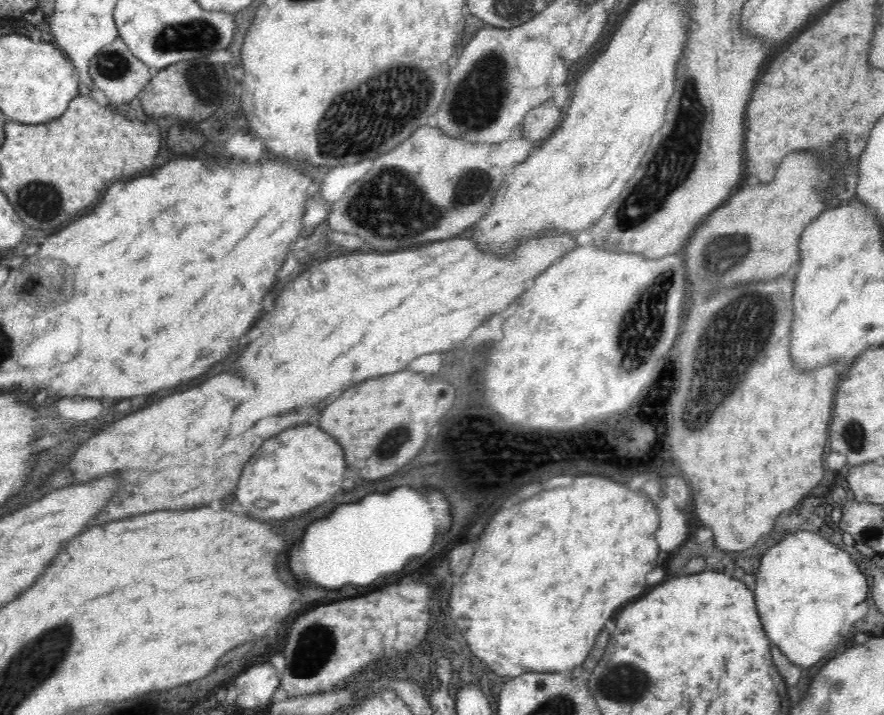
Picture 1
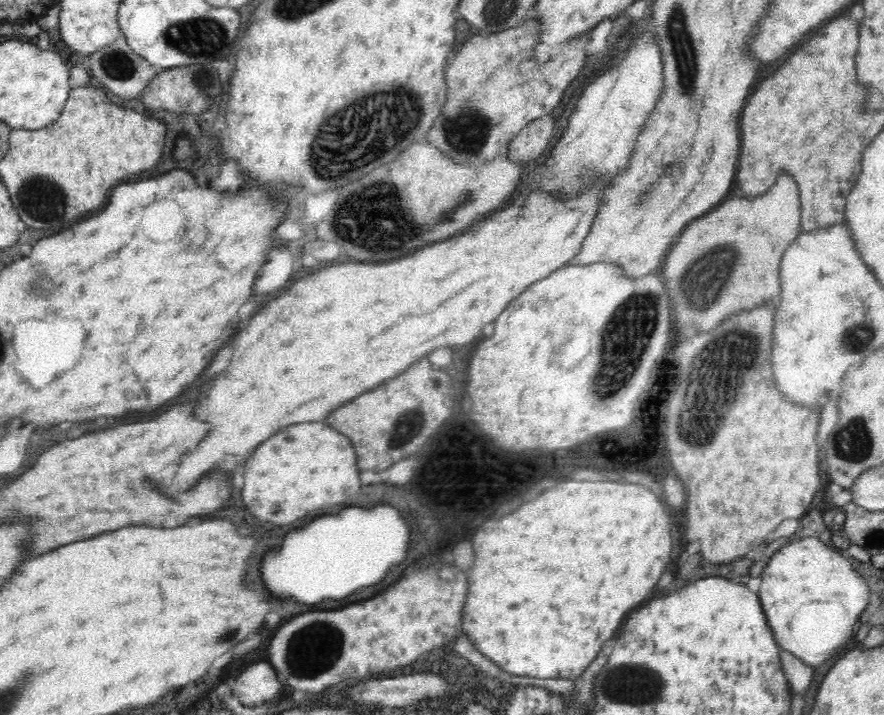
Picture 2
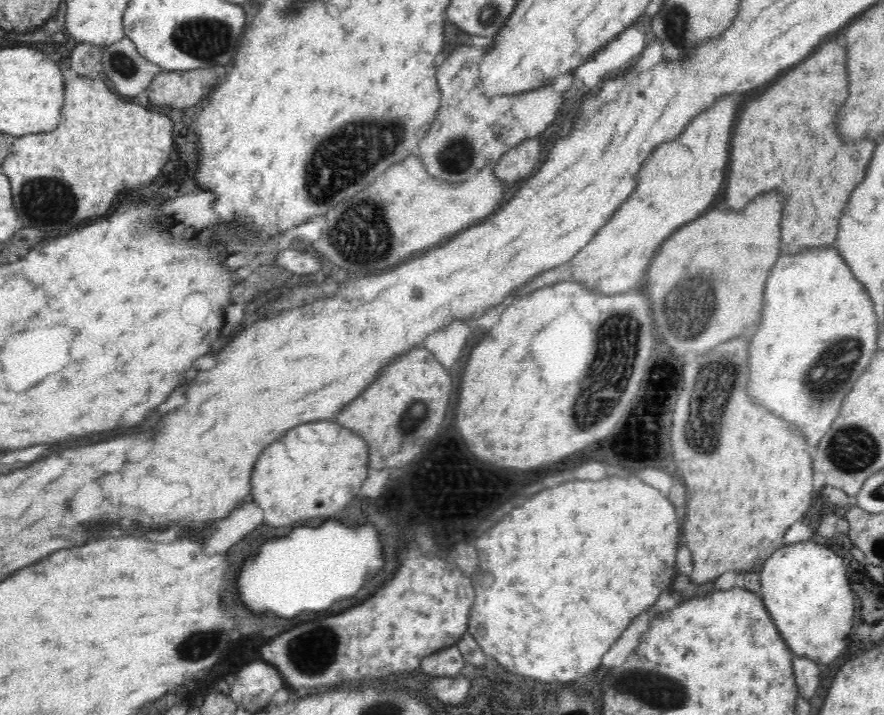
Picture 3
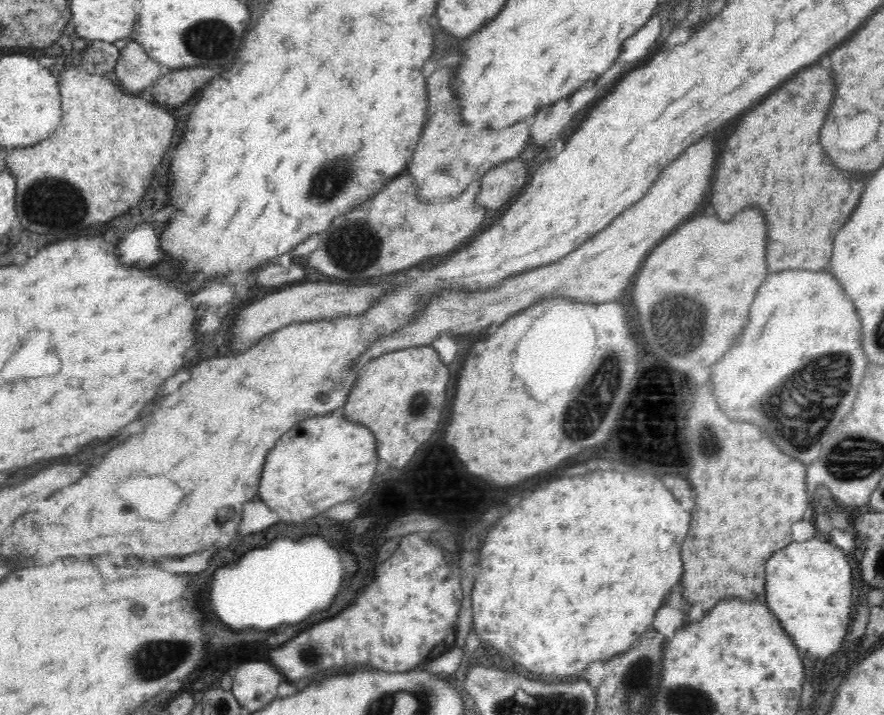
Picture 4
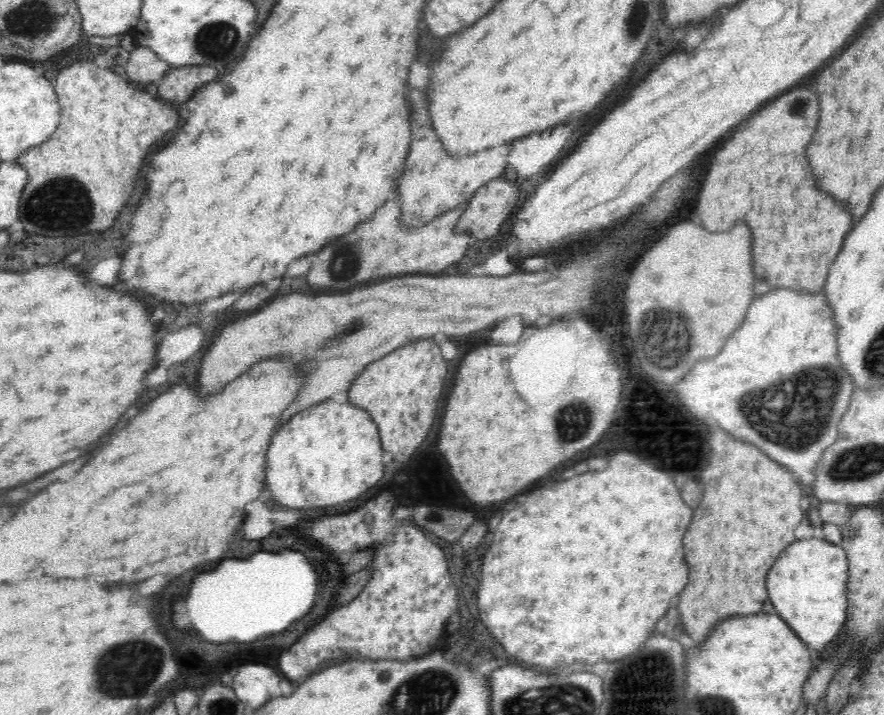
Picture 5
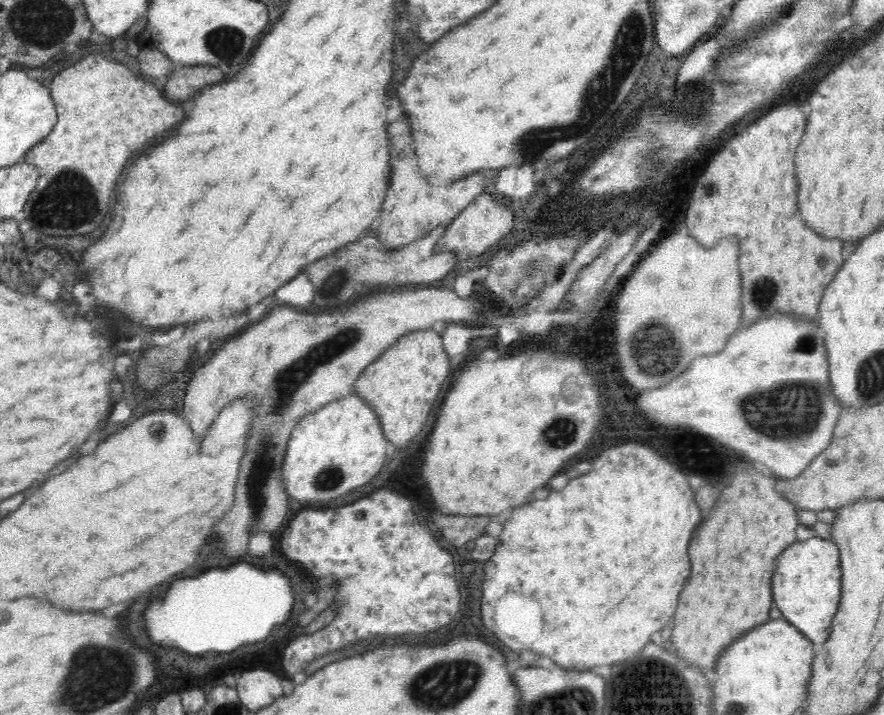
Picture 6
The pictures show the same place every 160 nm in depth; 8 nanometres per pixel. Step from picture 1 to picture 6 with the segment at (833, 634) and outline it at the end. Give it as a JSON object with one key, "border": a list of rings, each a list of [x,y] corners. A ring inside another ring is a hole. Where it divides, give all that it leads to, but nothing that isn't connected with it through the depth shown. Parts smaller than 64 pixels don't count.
{"border":[[[815,536],[805,541],[796,541],[794,546],[790,546],[784,554],[778,556],[778,568],[774,572],[774,604],[778,606],[778,610],[782,610],[784,618],[802,631],[814,644],[822,644],[830,636],[831,624],[834,615],[839,609],[841,600],[841,558],[838,547],[831,538],[822,539]]]}

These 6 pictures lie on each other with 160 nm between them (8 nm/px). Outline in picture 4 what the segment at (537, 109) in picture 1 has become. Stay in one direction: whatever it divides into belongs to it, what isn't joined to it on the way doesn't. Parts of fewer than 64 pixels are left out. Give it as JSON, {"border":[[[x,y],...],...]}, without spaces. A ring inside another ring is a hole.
{"border":[[[520,157],[513,158],[512,160],[501,162],[494,168],[491,168],[487,173],[484,173],[480,178],[480,194],[476,205],[484,207],[486,214],[491,214],[488,210],[498,210],[502,208],[508,200],[512,200],[516,194],[521,193],[528,180],[528,166]]]}

